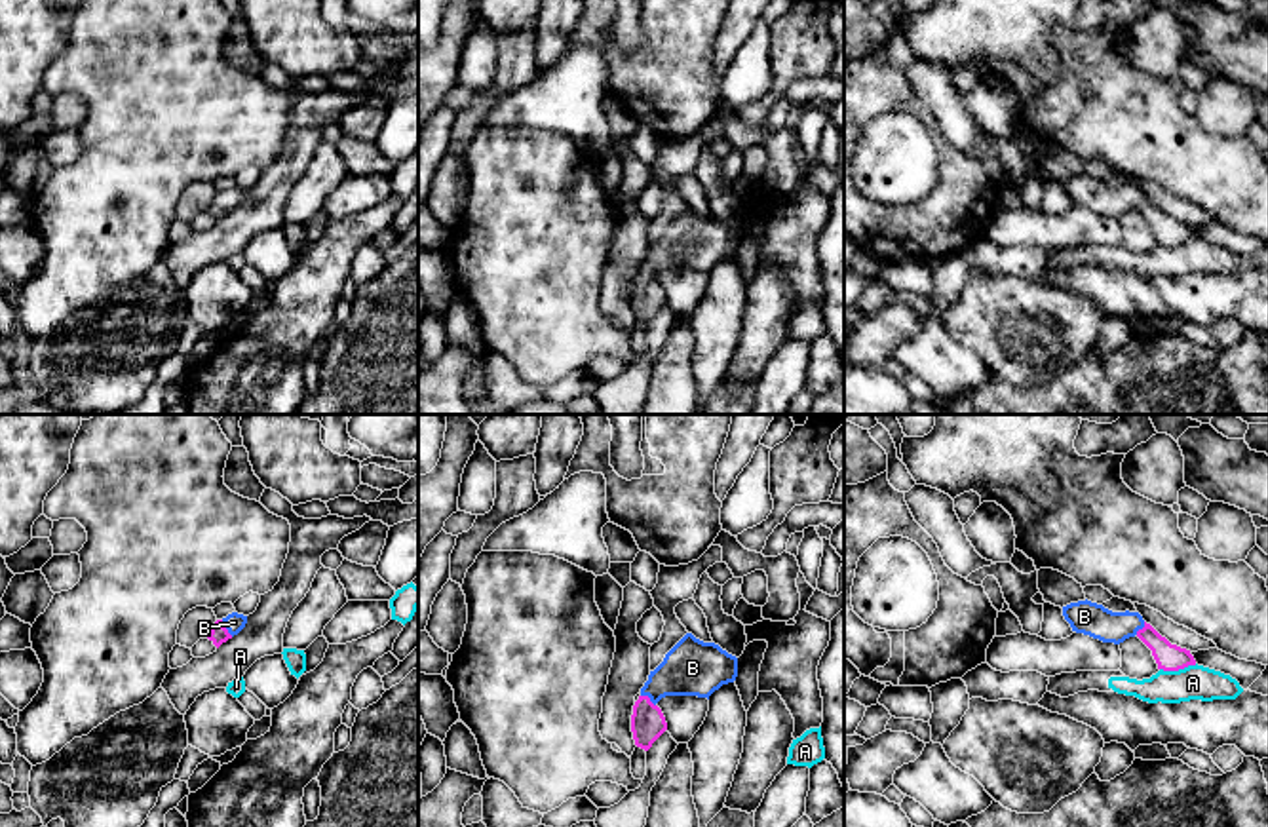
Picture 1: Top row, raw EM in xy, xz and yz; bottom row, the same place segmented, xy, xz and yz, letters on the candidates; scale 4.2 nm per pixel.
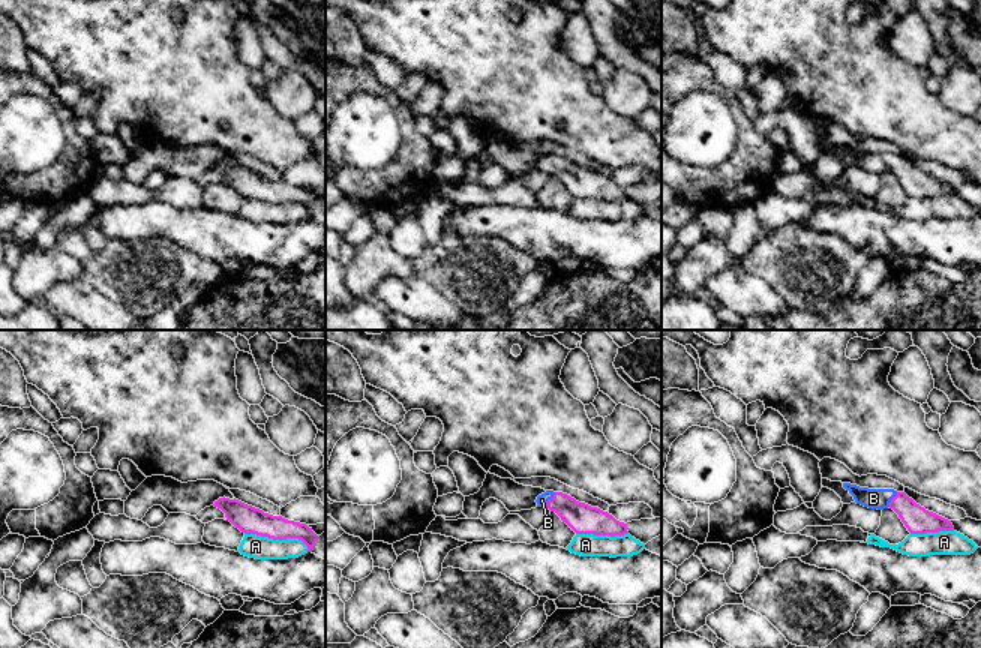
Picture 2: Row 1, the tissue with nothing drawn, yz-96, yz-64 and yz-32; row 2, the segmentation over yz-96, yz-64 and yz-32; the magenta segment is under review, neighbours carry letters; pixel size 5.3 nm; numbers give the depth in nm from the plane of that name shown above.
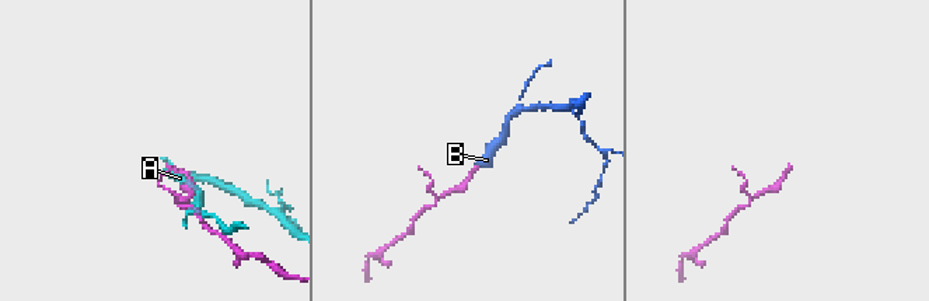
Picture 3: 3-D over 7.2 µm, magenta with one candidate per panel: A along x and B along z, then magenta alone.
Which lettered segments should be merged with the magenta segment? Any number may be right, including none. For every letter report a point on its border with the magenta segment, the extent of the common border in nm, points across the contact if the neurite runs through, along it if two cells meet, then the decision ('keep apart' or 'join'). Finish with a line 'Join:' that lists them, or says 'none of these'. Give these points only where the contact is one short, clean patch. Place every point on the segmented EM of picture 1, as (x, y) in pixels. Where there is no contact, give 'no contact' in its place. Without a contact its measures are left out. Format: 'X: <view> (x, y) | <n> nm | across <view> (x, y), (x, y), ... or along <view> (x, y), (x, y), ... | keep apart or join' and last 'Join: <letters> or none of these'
A: yz (1177, 670) | 160 nm | keep apart
B: xy (225, 628) | 90 nm | across xy (219, 634), (225, 628), (234, 622) | join
Join: B

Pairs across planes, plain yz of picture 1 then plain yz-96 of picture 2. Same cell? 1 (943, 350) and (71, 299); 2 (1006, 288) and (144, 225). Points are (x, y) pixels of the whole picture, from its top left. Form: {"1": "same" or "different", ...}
{"1": "same", "2": "different"}

